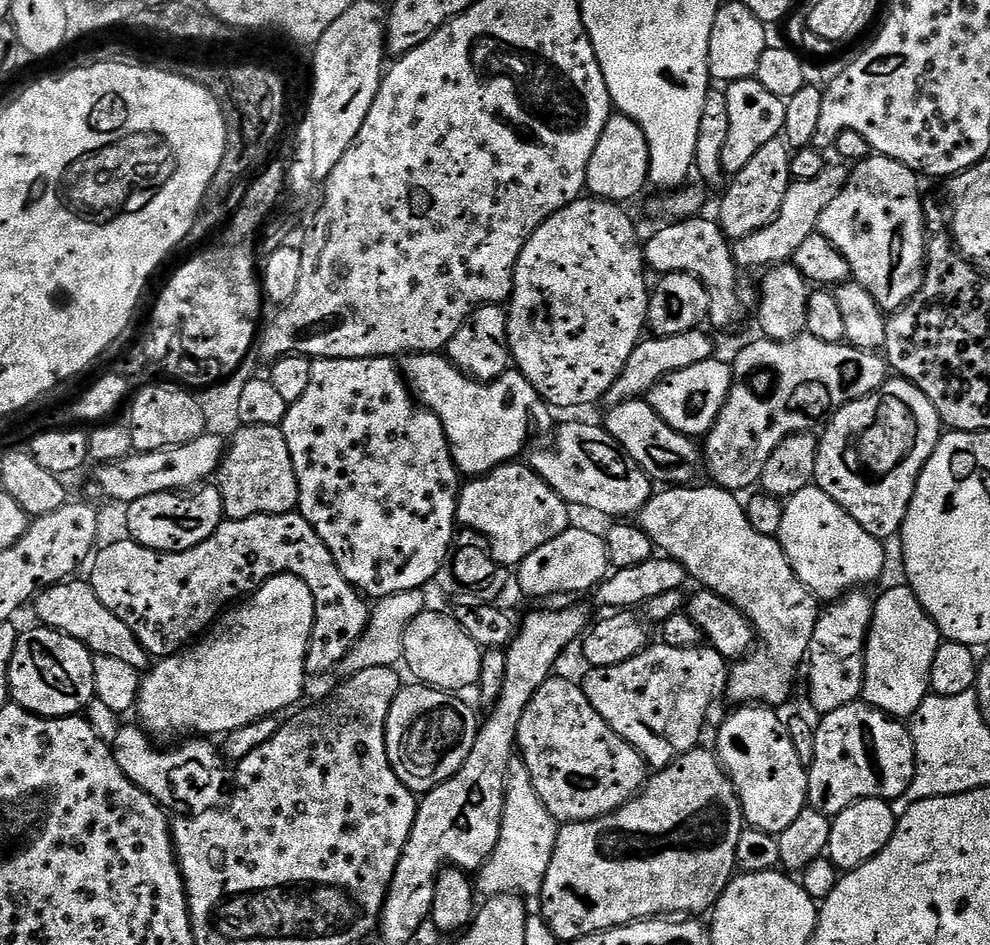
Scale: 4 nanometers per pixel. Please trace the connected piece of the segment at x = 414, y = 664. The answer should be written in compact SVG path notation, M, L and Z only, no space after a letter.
M425 610L406 626L403 663L417 676L421 685L439 688L442 692L463 693L463 688L479 685L484 652L479 644L466 634L455 616L444 612Z

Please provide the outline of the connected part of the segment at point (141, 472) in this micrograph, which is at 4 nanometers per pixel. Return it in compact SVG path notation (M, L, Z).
M205 434L182 446L170 446L149 452L133 451L131 456L118 458L109 464L99 465L95 470L96 484L112 500L127 506L138 498L146 498L159 492L187 493L217 475L220 461L224 459L226 440L220 436Z

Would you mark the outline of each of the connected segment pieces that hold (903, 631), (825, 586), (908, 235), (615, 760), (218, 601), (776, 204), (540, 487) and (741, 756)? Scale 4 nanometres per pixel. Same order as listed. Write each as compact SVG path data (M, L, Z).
M900 582L897 588L877 595L864 651L863 703L893 718L911 718L930 695L930 670L941 643L938 626L907 583Z
M809 486L787 497L778 537L794 574L821 602L831 602L872 584L884 572L885 541L866 534L830 494Z
M873 154L867 160L859 161L851 169L848 185L842 190L842 194L838 194L838 198L834 198L834 202L830 202L830 206L826 206L826 210L822 210L822 218L820 219L820 227L818 229L819 235L825 236L844 255L852 271L851 279L868 291L870 298L874 298L874 302L878 302L878 306L885 314L894 314L899 308L908 304L910 298L914 298L914 294L918 294L918 290L924 281L924 270L926 267L926 211L924 212L923 206L920 205L919 182L921 183L917 173L907 168L902 161L895 160L889 156Z
M553 675L530 698L516 735L519 755L530 770L538 798L561 825L608 816L644 786L643 756L590 706L583 687Z
M299 511L262 514L241 520L225 518L214 530L214 534L206 538L206 542L181 552L159 552L142 546L137 540L123 539L106 545L104 549L101 547L95 553L91 561L93 564L90 583L94 594L98 594L98 602L102 602L102 606L106 606L106 610L110 610L114 618L130 626L130 634L138 638L138 642L148 651L149 657L172 656L185 646L191 645L197 637L211 629L229 605L251 596L271 576L282 574L302 578L302 582L310 586L310 594L314 594L316 621L312 627L308 657L304 663L304 671L309 677L320 676L331 668L333 671L342 662L342 658L346 658L346 654L358 642L368 625L369 601L353 584L346 582L346 578L342 578L342 570L338 570L330 550L326 550L326 542L318 538L314 526L310 526L310 522L306 522L306 518L300 515Z
M783 138L766 142L766 146L750 158L749 164L735 173L733 180L736 181L723 189L718 223L729 241L735 242L746 238L746 234L754 234L754 230L762 230L762 226L769 224L778 210L782 210L782 198L786 198L786 190L793 181L792 153L793 149Z
M527 463L498 466L487 476L469 479L456 498L456 522L461 529L483 536L492 557L505 566L519 566L538 546L546 546L570 527L570 506Z
M745 704L737 707L724 720L720 733L716 736L714 751L720 757L720 765L731 778L744 811L745 821L751 827L779 834L802 814L808 803L808 769L799 761L798 753L788 733L788 725L781 718L775 707L763 704Z

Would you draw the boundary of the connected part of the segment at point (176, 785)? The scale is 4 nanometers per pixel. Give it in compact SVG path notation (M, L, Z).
M121 726L117 737L112 741L112 753L126 778L134 782L161 808L171 810L176 814L189 811L187 792L200 792L203 788L210 788L214 780L208 771L219 762L220 756L211 739L188 738L183 741L181 748L155 748L153 737L143 727L128 728Z

